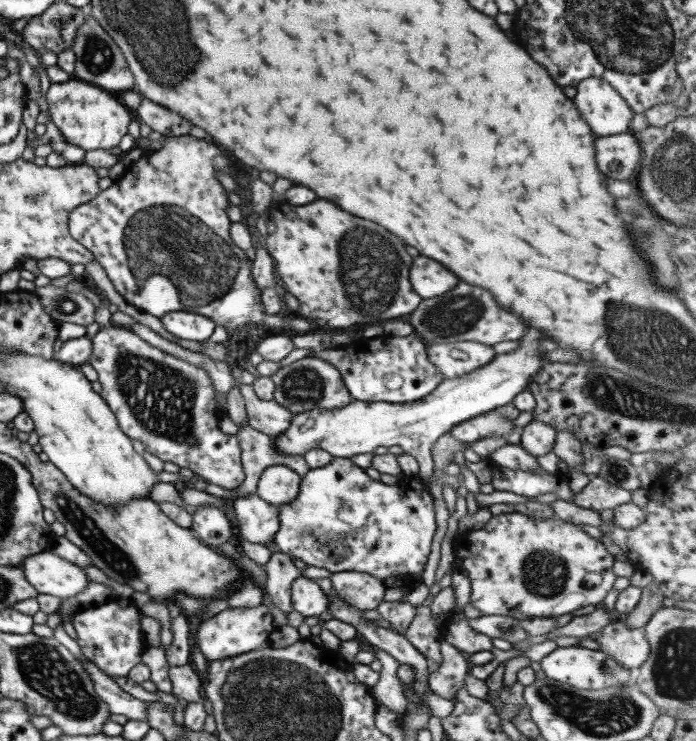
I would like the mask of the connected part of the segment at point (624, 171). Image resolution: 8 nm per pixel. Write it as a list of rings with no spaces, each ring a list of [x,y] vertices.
[[[633,132],[596,136],[596,164],[598,170],[610,178],[635,180],[642,162],[642,146]]]

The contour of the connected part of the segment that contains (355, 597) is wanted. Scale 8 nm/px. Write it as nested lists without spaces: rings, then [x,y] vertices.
[[[356,571],[332,573],[333,593],[360,610],[374,610],[384,601],[387,587],[374,575]]]

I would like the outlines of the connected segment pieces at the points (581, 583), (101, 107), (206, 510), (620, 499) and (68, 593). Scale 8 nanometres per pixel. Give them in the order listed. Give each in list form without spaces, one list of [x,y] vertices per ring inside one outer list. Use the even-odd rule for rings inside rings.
[[[513,512],[493,516],[480,530],[467,531],[454,543],[456,567],[461,569],[471,583],[471,605],[482,614],[502,614],[518,620],[534,617],[559,617],[582,608],[603,602],[617,579],[612,571],[614,557],[601,540],[594,539],[583,528],[573,523],[552,518],[532,518]],[[588,574],[600,574],[600,584],[586,586]]]
[[[75,77],[65,82],[52,83],[45,98],[51,120],[60,130],[62,138],[85,151],[118,146],[122,136],[128,132],[130,120],[135,118],[133,112],[115,99],[114,93]]]
[[[202,506],[197,509],[189,529],[195,538],[217,549],[234,536],[233,522],[230,521],[224,510],[217,506]]]
[[[593,476],[582,492],[576,492],[573,488],[571,502],[580,508],[588,508],[600,513],[605,509],[614,509],[619,504],[632,501],[634,495],[634,492],[608,484],[600,476]]]
[[[51,550],[26,557],[20,567],[38,595],[52,595],[63,602],[82,592],[90,582],[81,566],[56,556]]]

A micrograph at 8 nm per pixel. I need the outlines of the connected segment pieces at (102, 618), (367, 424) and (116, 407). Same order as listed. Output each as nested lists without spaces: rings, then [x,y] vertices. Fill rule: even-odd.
[[[113,599],[102,606],[75,611],[71,618],[84,657],[113,678],[128,676],[130,670],[141,662],[142,651],[147,646],[140,624],[143,613],[131,602],[128,605],[120,606]]]
[[[540,336],[530,341],[520,340],[519,343],[520,345],[514,351],[496,354],[492,361],[472,370],[468,374],[454,377],[453,379],[445,378],[431,393],[428,393],[428,396],[417,401],[390,403],[364,402],[352,399],[350,403],[346,403],[346,406],[342,408],[330,410],[315,408],[293,415],[292,422],[290,422],[288,428],[280,436],[274,436],[272,439],[275,440],[277,450],[287,456],[303,456],[308,450],[323,448],[333,458],[351,459],[352,456],[358,454],[373,453],[380,446],[400,446],[405,454],[410,454],[419,463],[421,471],[418,478],[423,482],[425,477],[432,475],[434,472],[431,448],[442,434],[449,432],[458,423],[489,413],[500,406],[512,402],[514,397],[518,396],[520,392],[527,390],[534,375],[538,374],[538,370],[544,366],[547,360],[541,356],[544,354],[545,349],[550,348],[550,342],[546,340],[546,337]]]
[[[99,306],[94,313],[94,321],[100,330],[90,338],[92,354],[89,363],[98,373],[102,386],[100,396],[114,411],[120,430],[144,444],[146,451],[160,460],[176,463],[181,468],[189,468],[196,479],[218,485],[223,489],[234,490],[244,483],[245,475],[241,464],[241,448],[235,435],[227,435],[219,429],[219,422],[225,412],[216,402],[215,388],[206,369],[190,364],[158,347],[152,346],[134,334],[127,327],[115,325],[108,308]]]

